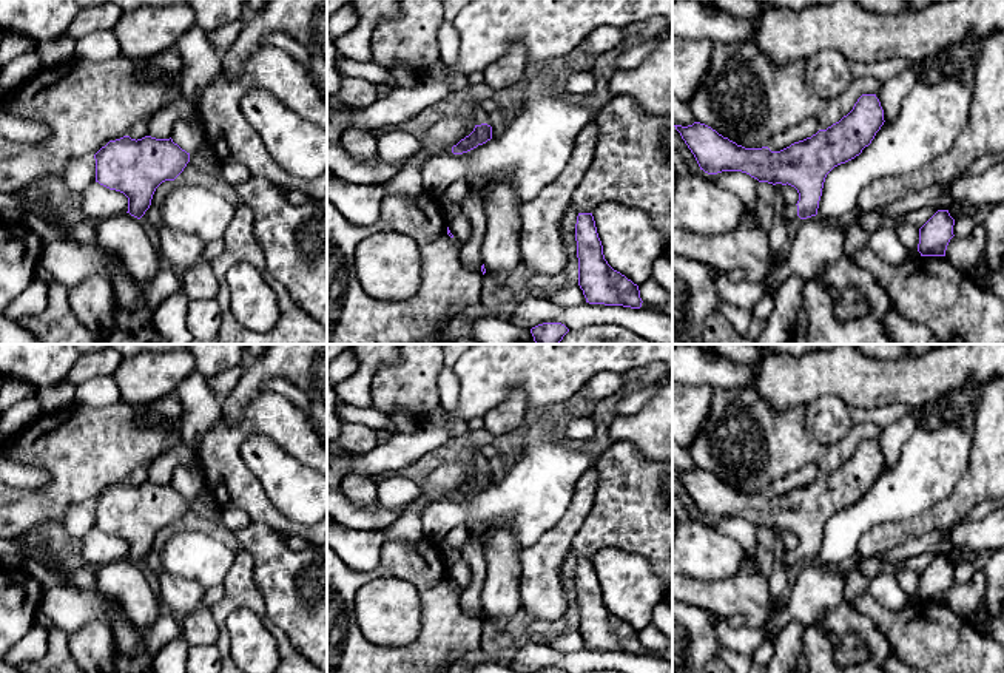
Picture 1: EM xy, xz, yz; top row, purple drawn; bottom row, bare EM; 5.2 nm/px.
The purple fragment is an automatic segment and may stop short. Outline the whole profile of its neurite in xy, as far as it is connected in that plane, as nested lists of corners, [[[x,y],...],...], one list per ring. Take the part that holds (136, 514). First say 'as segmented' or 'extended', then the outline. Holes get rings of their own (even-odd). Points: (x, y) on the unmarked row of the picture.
as segmented; [[[123,482],[109,486],[96,500],[96,528],[123,539],[128,557],[140,565],[151,551],[156,534],[174,526],[190,508],[190,499],[173,485]]]

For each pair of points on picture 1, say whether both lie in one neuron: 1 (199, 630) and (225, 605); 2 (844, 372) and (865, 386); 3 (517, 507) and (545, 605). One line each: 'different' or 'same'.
1: different
2: same
3: different

